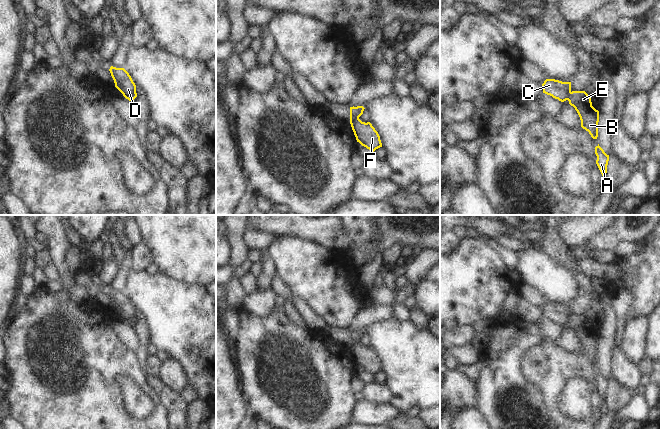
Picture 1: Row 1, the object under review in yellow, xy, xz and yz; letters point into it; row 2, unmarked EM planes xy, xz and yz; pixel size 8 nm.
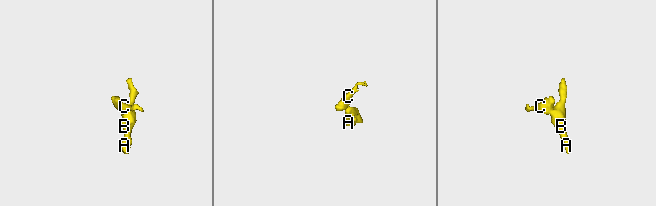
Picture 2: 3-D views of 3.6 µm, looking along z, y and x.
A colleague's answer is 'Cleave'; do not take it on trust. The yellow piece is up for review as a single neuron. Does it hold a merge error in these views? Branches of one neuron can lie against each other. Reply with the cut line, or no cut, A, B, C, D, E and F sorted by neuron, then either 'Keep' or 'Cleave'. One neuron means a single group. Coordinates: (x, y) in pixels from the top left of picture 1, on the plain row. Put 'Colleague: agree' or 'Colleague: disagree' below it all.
Split along xz (358, 341), (350, 346). Groups: A B E F / C D. Cleave.
Colleague: agree

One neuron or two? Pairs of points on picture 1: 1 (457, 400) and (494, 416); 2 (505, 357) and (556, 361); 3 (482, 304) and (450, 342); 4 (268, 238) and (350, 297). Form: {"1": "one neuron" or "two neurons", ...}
{"1": "two neurons", "2": "two neurons", "3": "two neurons", "4": "two neurons"}

